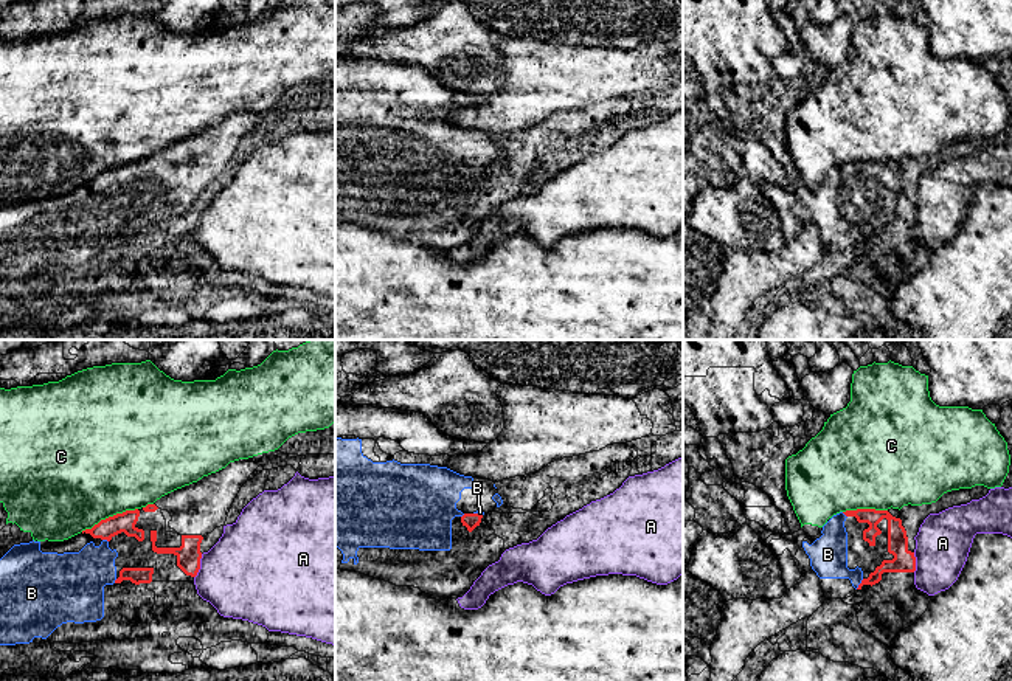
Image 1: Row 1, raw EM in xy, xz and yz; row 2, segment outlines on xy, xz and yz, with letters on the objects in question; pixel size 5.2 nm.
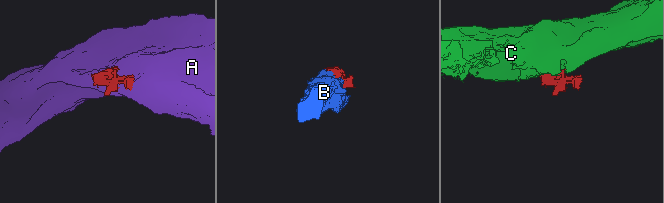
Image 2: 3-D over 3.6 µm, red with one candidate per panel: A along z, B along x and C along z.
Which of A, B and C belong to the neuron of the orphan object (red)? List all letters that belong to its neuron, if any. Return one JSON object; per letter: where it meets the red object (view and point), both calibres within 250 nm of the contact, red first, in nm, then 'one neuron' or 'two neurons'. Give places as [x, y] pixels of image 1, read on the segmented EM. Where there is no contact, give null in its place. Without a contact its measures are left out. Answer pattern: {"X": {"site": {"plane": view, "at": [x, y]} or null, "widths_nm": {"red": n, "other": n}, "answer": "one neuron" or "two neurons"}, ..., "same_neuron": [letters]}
{"A": {"site": {"plane": "xy", "at": [199, 566]}, "widths_nm": {"red": 130, "other": 460}, "answer": "two neurons"}, "B": {"site": {"plane": "yz", "at": [860, 584]}, "widths_nm": {"red": 110, "other": 200}, "answer": "one neuron"}, "C": {"site": {"plane": "xy", "at": [109, 517]}, "widths_nm": {"red": 100, "other": 500}, "answer": "two neurons"}, "same_neuron": ["B"]}

